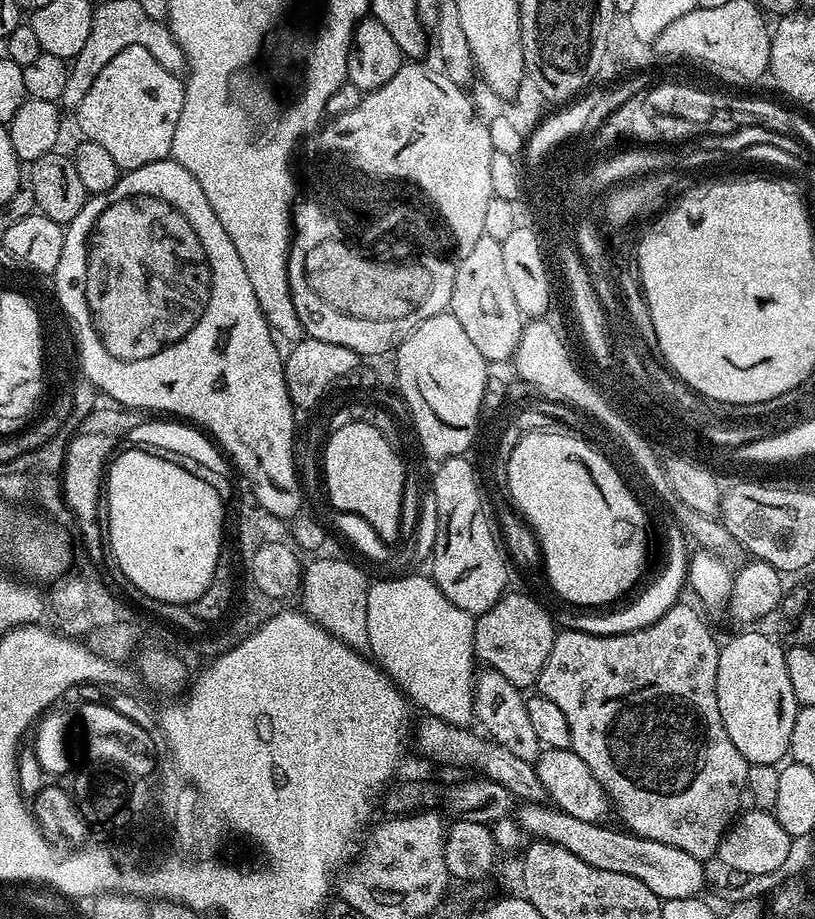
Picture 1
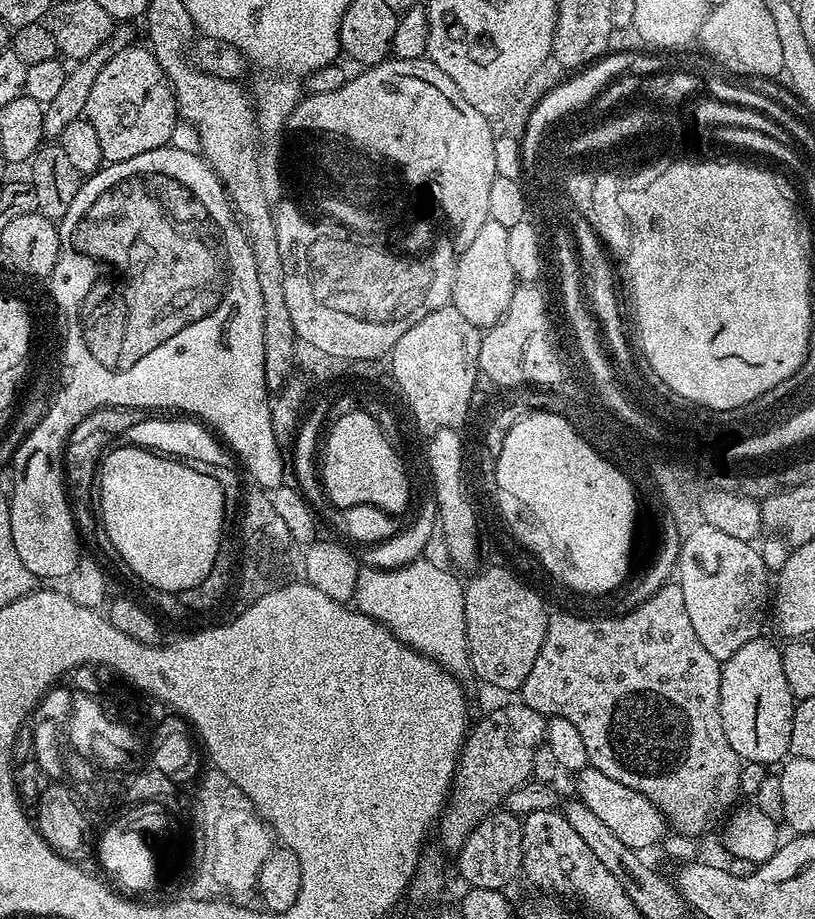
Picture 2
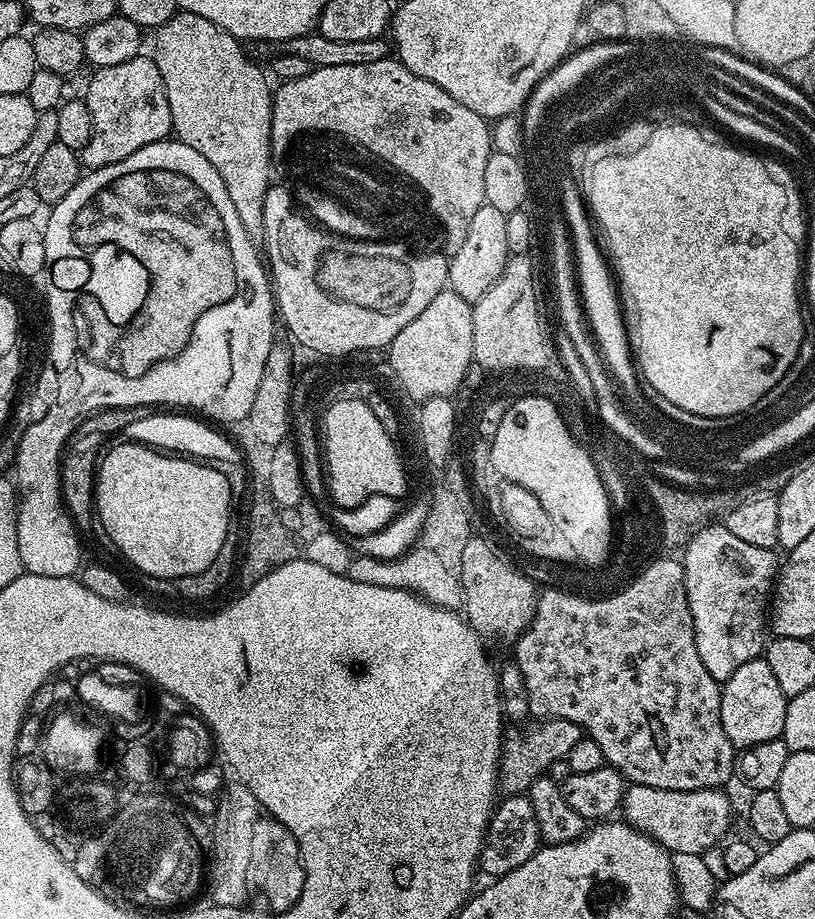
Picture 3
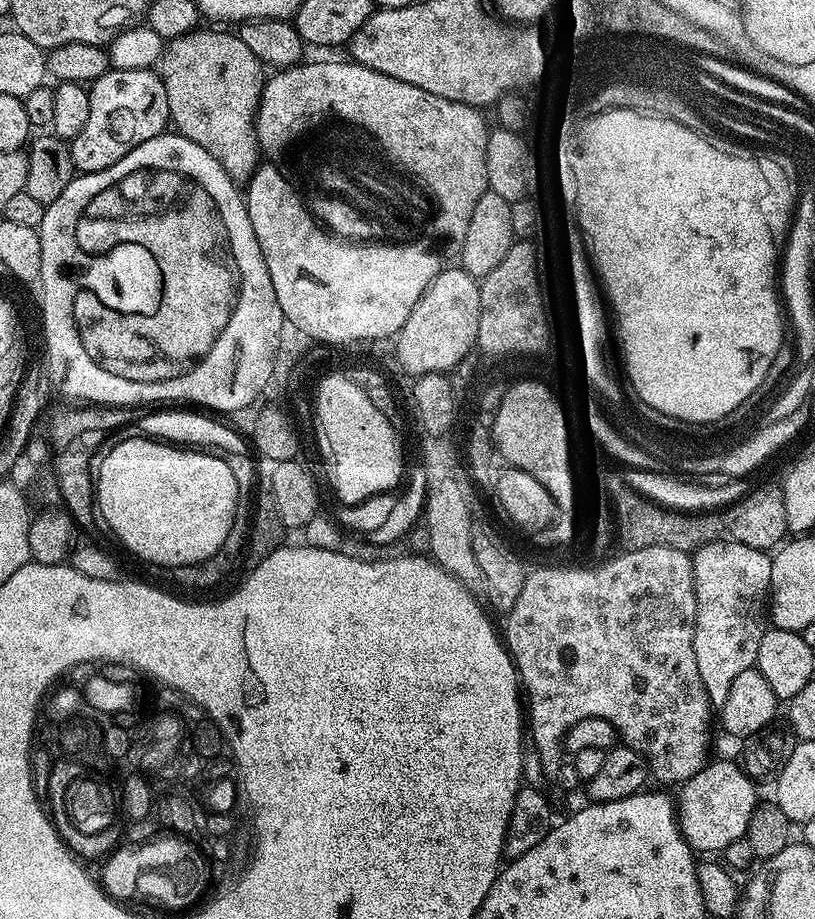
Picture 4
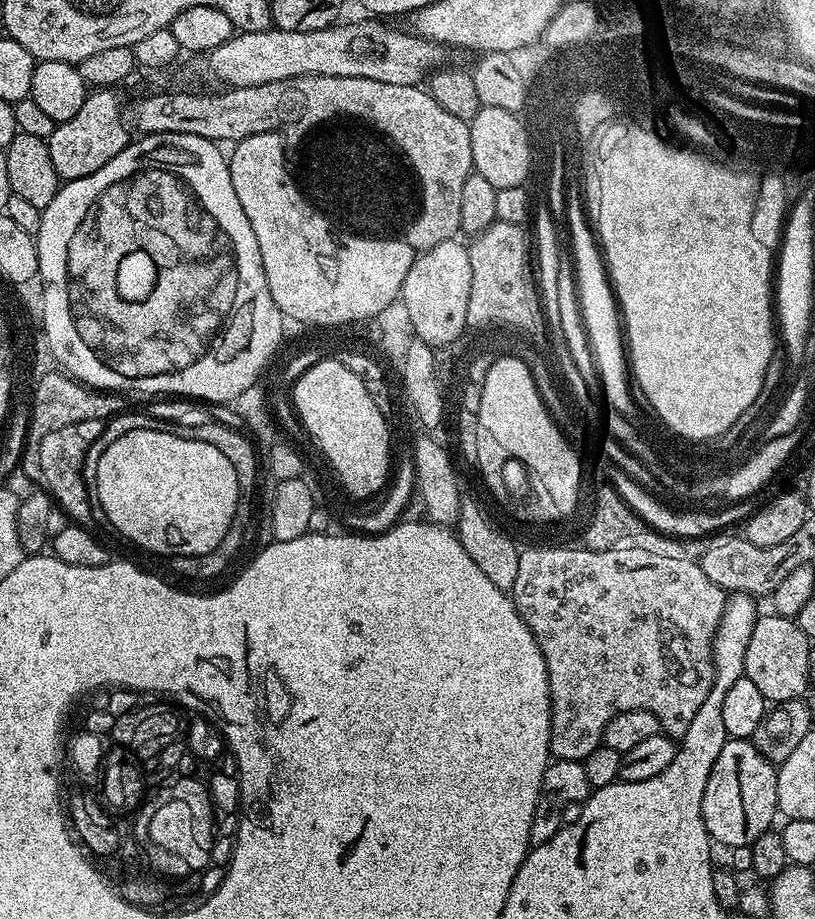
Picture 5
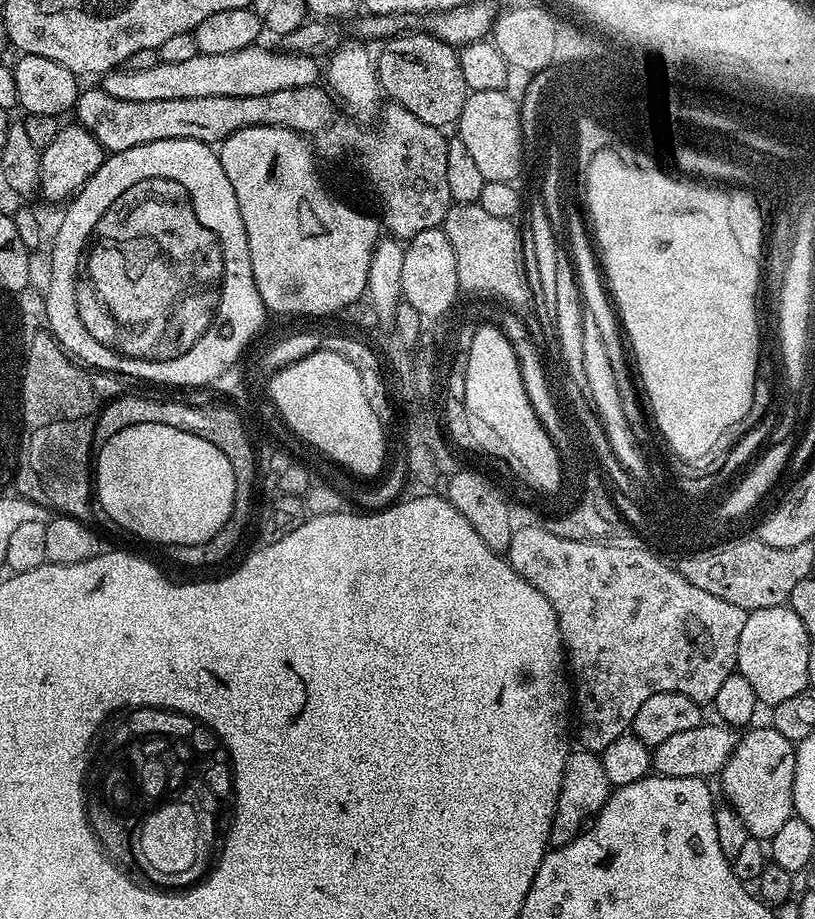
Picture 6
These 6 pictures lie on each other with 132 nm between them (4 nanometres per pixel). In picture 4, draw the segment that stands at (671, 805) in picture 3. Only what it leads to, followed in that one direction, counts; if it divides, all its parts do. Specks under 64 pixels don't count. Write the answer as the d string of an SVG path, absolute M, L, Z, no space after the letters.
M716 760L704 765L698 774L685 780L679 787L678 819L680 832L693 852L723 853L730 842L745 839L750 826L750 818L758 806L756 800L757 781L744 773L739 763L731 764L728 760Z

